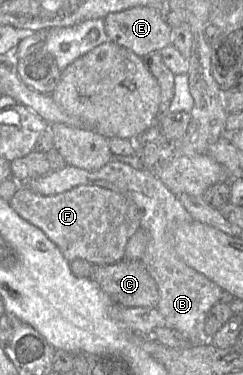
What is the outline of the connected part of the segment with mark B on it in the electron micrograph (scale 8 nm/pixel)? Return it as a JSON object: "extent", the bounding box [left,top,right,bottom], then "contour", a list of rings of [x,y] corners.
{"extent":[19,159,223,343],"contour":[[[111,159],[106,165],[95,171],[88,171],[67,165],[61,170],[50,172],[41,177],[19,184],[25,184],[35,193],[44,196],[60,194],[79,185],[94,185],[116,191],[131,198],[141,211],[141,230],[143,230],[148,237],[146,248],[140,260],[158,287],[159,302],[155,308],[157,308],[165,318],[166,326],[181,332],[192,343],[205,342],[204,325],[206,315],[211,307],[220,301],[223,289],[206,276],[189,267],[177,254],[175,249],[175,232],[178,227],[189,224],[194,219],[181,204],[178,197],[167,188],[155,173],[147,169],[137,169],[127,163]]]}

